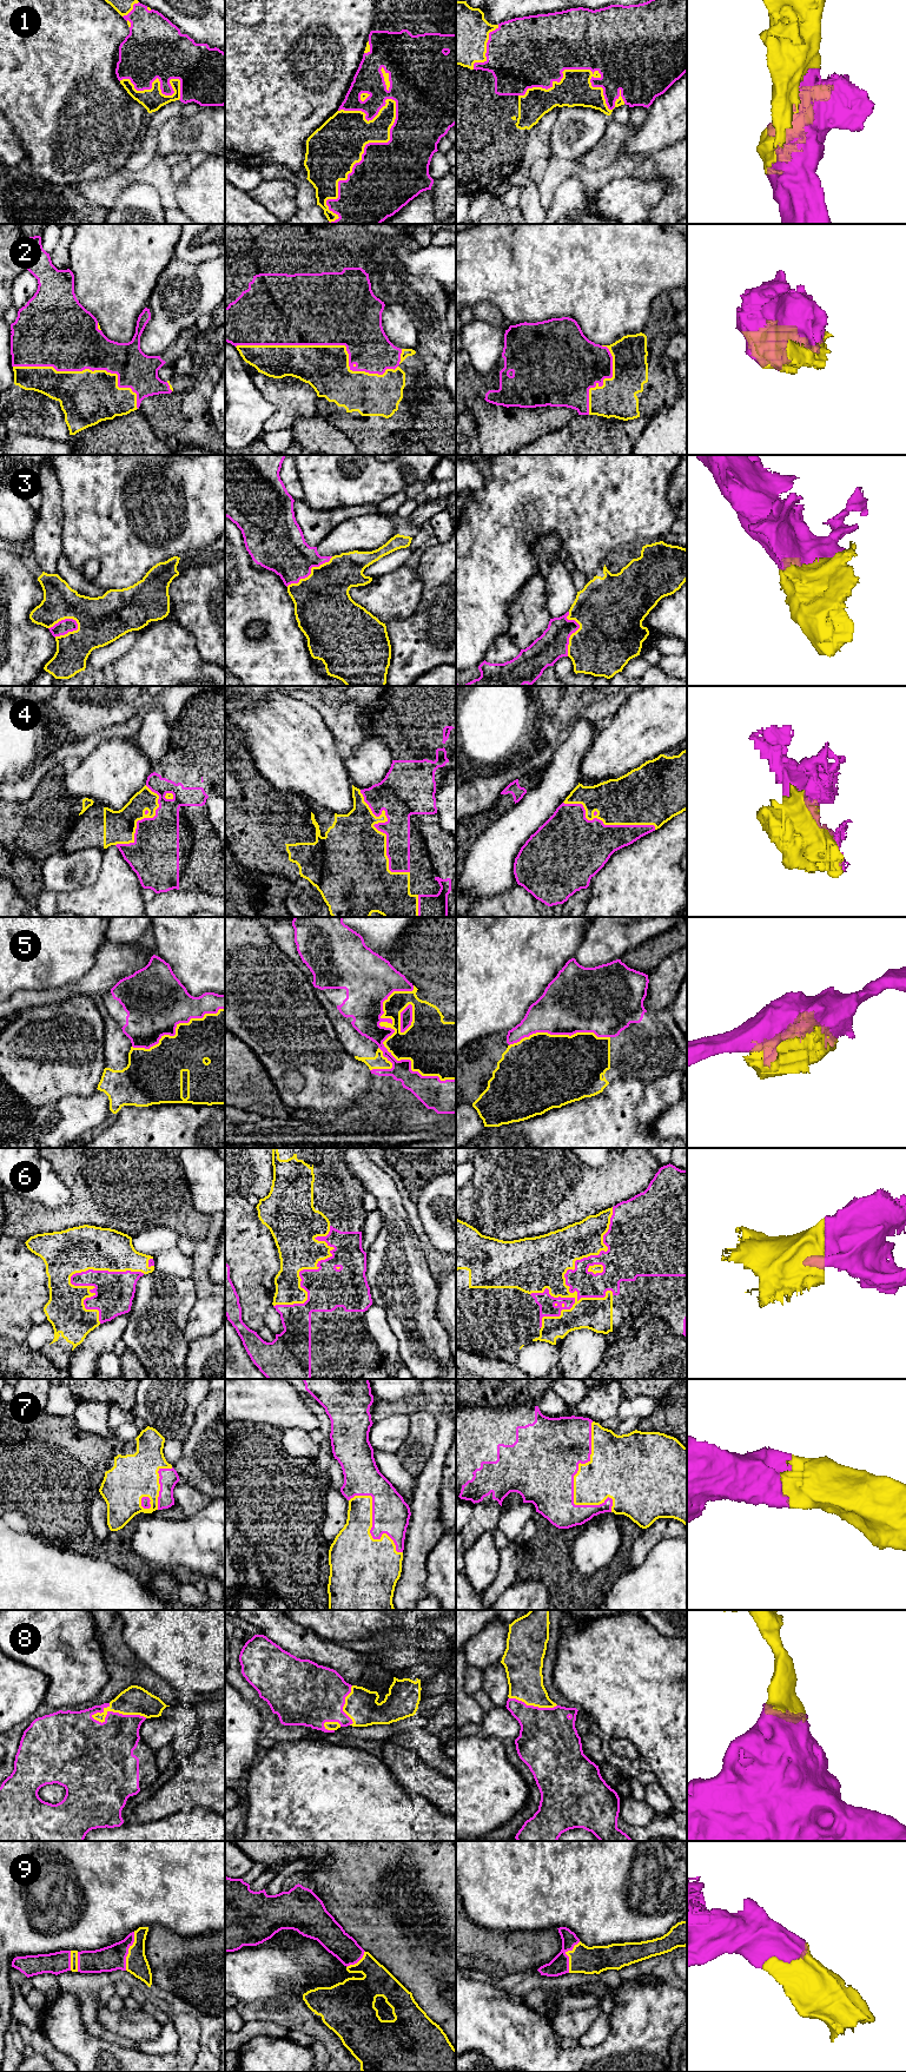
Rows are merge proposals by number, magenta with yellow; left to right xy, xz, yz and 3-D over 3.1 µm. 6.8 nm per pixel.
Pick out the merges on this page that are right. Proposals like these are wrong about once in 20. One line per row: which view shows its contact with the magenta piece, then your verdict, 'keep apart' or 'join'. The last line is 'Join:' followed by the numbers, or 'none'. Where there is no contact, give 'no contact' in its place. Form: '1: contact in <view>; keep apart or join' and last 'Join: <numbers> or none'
1: contact in xz; join
2: contact in xz; join
3: contact in xy; join
4: contact in xz; join
5: contact in xz; keep apart
6: contact in yz; join
7: contact in yz; join
8: contact in xy; join
9: contact in xy; join
Join: 1, 2, 3, 4, 6, 7, 8, 9

